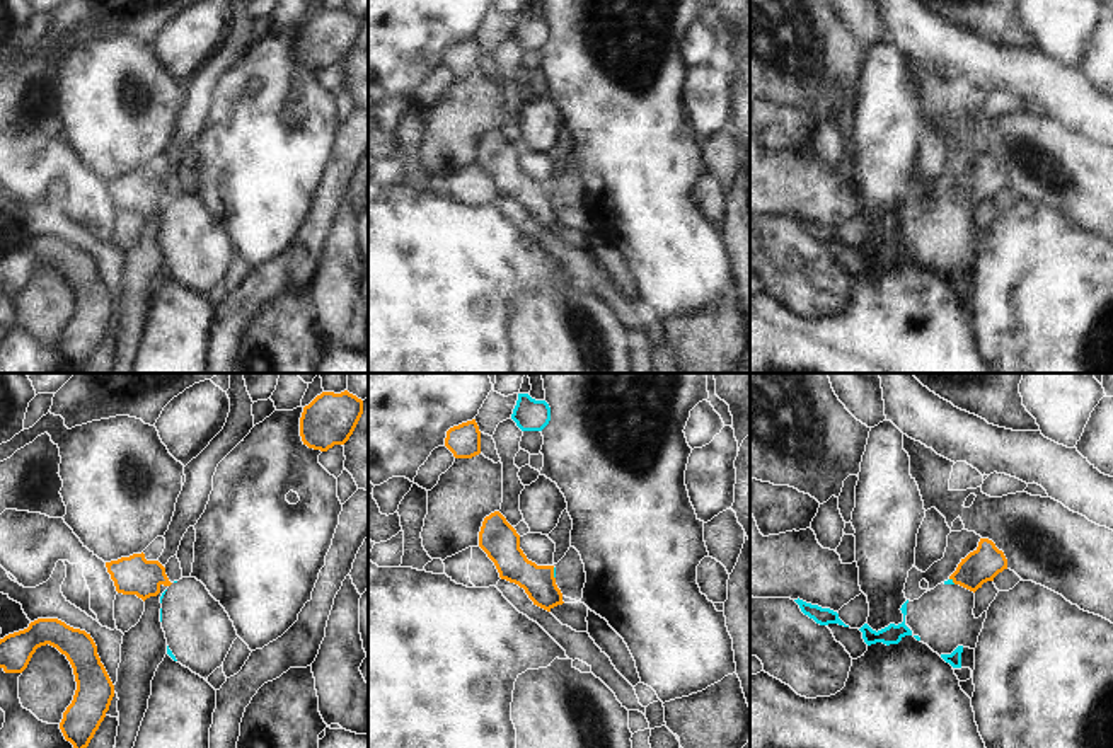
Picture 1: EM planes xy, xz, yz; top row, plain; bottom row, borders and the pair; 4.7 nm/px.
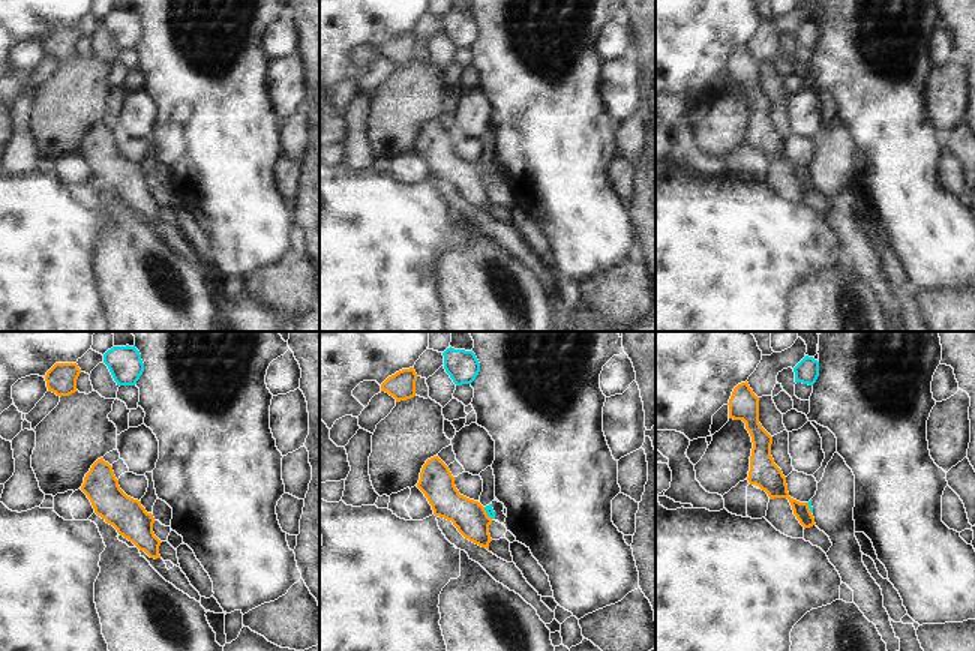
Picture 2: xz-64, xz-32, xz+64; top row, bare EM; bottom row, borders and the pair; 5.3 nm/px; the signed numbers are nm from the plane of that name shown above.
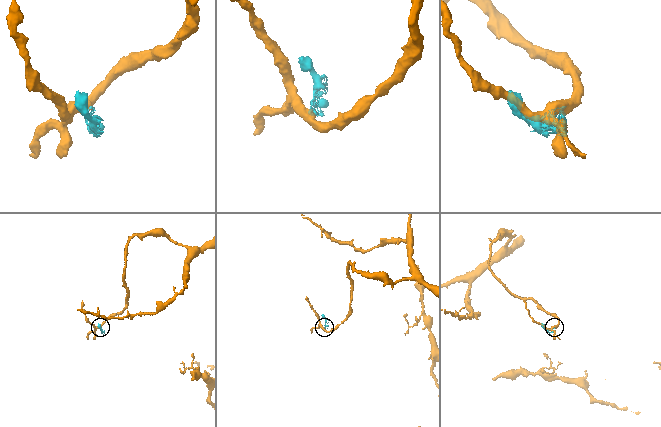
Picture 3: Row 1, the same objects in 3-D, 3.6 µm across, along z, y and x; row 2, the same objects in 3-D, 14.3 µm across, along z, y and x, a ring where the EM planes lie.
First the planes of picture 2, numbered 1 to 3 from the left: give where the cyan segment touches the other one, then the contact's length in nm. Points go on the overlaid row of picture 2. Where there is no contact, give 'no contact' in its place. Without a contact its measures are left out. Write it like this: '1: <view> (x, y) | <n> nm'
1: no contact
2: xz-32 (486, 513) | 80 nm
3: xz+64 (809, 507) | 70 nm

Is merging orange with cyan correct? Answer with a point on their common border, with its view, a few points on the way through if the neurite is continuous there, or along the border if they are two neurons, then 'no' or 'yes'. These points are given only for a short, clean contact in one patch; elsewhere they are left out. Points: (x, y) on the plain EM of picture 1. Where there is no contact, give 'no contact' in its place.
xz (553, 191) | along xz (553, 186), (554, 196) | no

